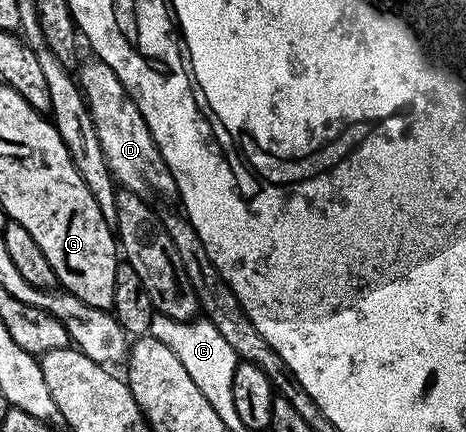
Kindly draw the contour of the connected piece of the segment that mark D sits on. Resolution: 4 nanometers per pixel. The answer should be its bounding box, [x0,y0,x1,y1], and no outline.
[77,56,176,195]

